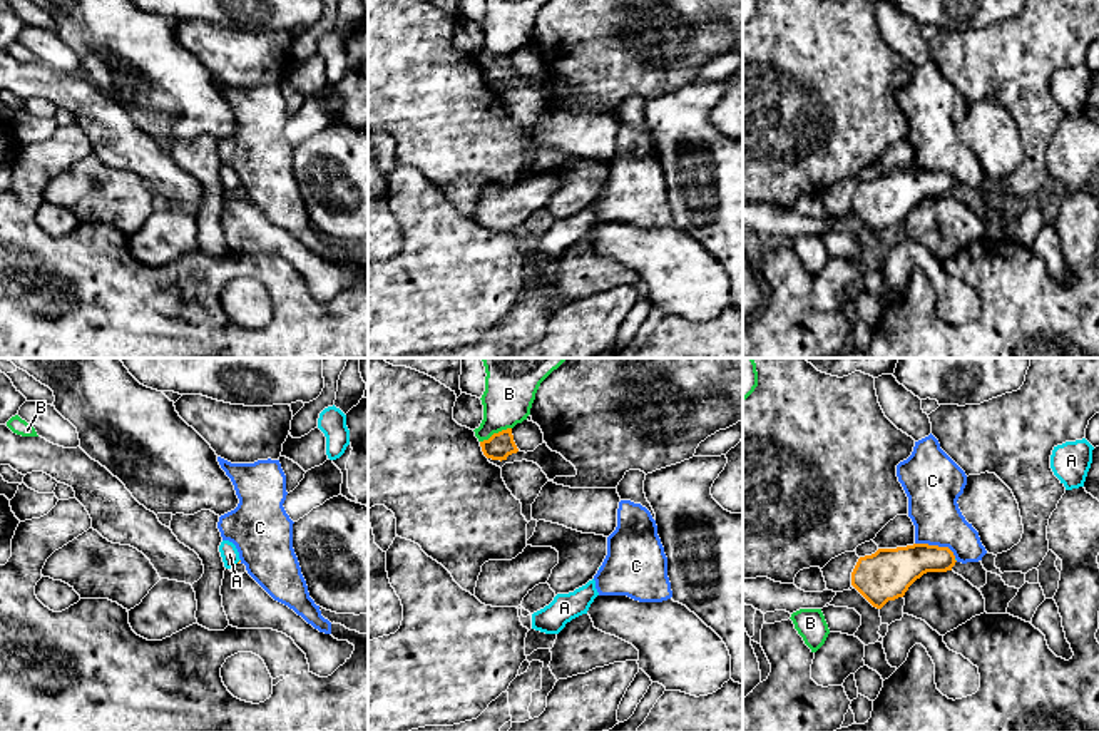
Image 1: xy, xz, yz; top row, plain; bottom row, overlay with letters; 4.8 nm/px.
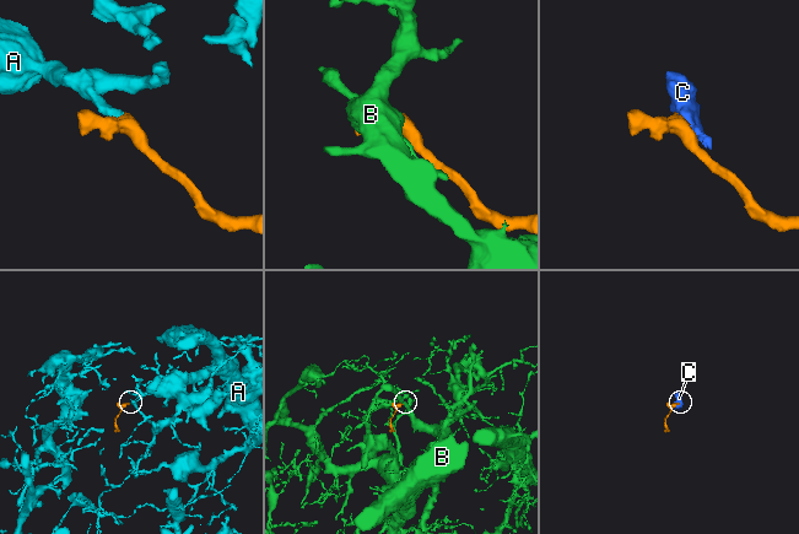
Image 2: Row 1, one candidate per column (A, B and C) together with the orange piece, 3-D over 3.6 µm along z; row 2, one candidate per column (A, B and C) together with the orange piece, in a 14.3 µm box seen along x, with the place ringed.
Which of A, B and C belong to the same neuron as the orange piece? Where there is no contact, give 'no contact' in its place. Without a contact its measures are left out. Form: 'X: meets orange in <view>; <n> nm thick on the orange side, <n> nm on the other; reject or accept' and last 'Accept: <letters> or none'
A: no contact; accept
B: meets orange in xz; 120 nm thick on the orange side, 260 nm on the other; reject
C: meets orange in yz; 220 nm thick on the orange side, 240 nm on the other; reject
Accept: A

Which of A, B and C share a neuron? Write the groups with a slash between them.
A / B / C

